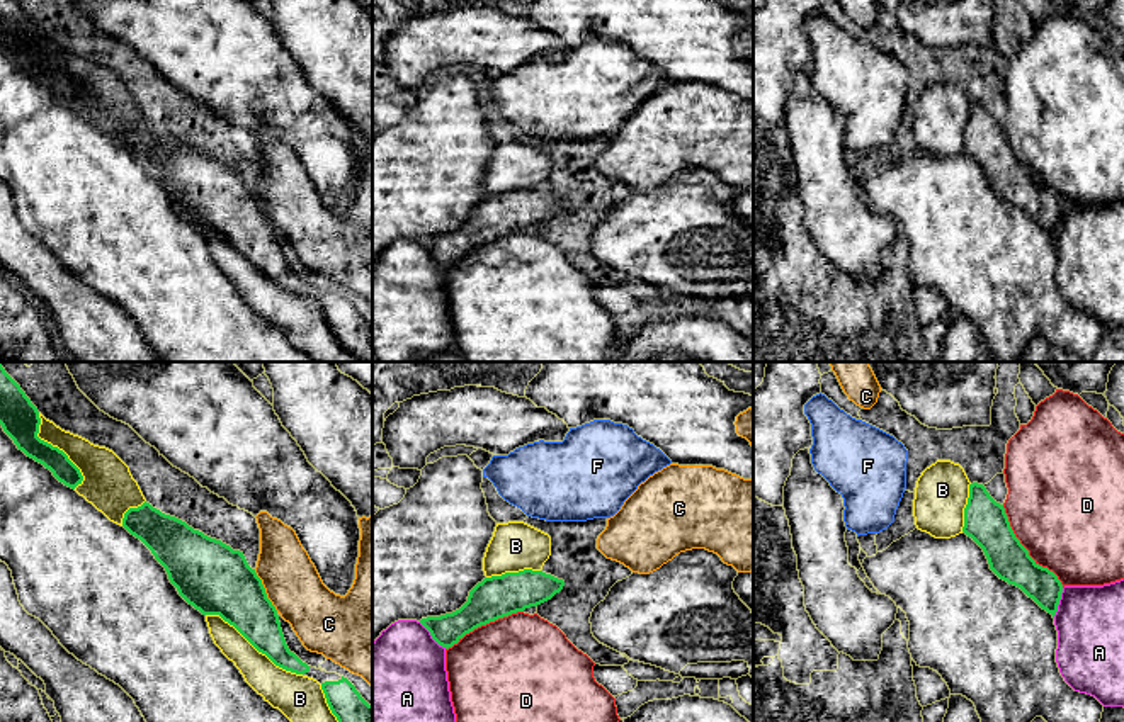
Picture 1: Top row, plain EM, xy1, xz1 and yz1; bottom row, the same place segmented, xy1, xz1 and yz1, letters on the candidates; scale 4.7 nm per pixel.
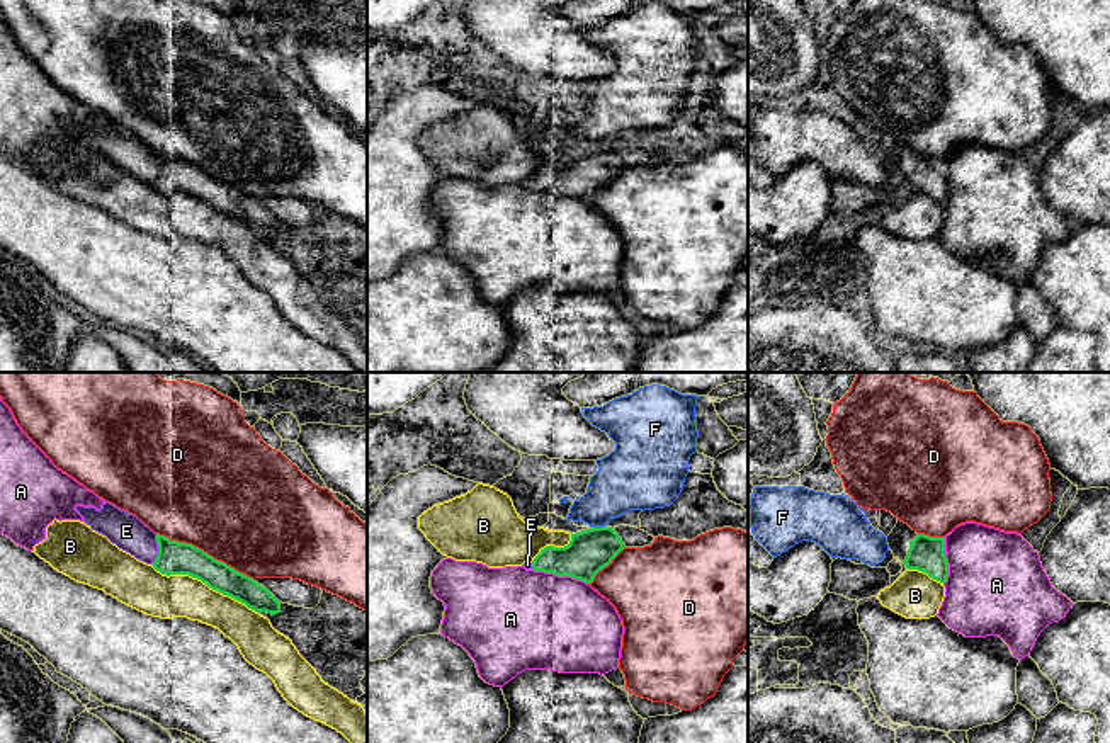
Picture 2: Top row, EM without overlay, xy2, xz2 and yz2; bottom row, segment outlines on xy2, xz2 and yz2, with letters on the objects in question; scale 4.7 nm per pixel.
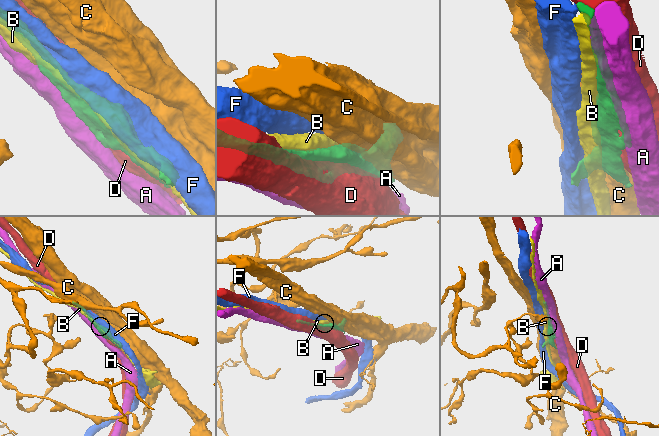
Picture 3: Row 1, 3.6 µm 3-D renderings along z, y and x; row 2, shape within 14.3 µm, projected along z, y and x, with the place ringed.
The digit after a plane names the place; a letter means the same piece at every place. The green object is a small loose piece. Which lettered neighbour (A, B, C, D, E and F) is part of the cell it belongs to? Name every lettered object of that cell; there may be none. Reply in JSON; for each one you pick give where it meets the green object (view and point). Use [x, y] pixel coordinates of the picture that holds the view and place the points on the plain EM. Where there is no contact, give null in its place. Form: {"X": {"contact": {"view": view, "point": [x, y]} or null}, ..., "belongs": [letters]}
{"E": {"contact": {"view": "xy2", "point": [158, 169]}}, "belongs": ["E"]}

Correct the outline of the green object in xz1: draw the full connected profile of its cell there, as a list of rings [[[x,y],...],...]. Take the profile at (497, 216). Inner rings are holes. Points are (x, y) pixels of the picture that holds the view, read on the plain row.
[[[524,189],[485,197],[456,231],[422,238],[432,258],[449,268],[474,248],[551,219],[565,206],[542,190]]]

